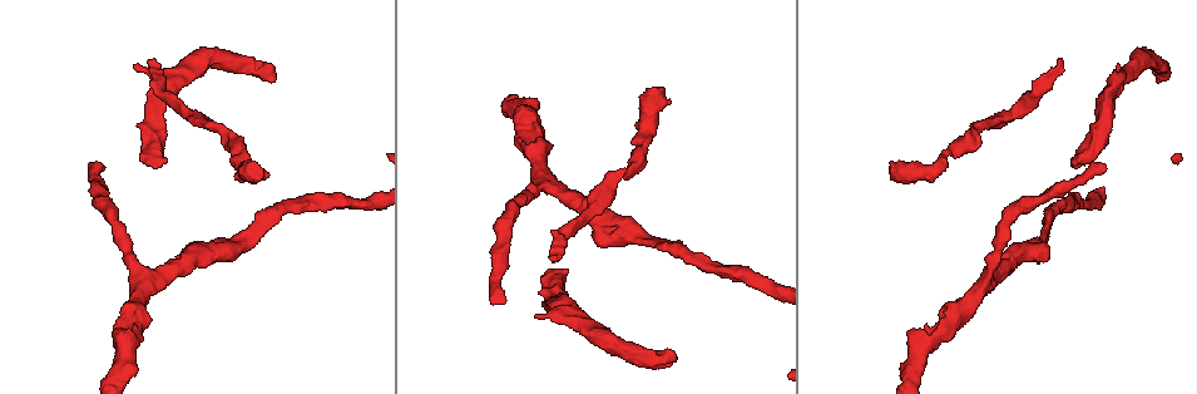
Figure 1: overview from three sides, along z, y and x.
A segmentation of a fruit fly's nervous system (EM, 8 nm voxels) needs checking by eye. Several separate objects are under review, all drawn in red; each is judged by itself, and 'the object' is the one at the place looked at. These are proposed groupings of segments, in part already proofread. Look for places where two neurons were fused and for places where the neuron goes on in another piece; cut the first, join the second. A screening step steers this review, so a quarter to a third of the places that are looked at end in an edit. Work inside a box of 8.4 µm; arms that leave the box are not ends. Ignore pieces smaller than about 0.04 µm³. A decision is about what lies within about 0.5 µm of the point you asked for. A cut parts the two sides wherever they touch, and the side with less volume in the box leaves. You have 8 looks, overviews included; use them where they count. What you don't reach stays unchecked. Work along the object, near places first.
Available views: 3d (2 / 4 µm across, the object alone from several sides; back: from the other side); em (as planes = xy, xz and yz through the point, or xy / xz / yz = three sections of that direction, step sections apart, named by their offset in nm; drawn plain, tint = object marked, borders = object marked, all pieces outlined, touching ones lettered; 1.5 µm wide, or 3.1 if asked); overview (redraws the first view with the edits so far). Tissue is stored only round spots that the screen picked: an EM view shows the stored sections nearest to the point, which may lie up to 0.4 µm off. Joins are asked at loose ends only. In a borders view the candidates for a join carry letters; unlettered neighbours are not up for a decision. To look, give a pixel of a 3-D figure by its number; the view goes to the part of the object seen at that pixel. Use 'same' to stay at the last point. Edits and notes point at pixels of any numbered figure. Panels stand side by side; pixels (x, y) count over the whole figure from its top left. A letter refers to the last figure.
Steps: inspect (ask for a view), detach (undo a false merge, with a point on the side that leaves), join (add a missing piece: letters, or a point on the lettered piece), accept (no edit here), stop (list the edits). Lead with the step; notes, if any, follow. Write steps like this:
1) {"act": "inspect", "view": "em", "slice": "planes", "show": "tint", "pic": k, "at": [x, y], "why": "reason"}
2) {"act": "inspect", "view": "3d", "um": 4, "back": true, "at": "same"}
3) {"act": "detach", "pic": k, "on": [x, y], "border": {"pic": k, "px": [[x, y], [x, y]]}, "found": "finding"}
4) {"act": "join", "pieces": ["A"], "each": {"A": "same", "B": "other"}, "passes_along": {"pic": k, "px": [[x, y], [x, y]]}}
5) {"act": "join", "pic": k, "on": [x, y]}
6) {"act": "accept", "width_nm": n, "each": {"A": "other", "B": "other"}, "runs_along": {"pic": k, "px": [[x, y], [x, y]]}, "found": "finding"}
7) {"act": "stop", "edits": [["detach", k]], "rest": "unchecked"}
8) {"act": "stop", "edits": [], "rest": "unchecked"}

{"act": "inspect", "view": "em", "slice": "xy", "step": 4, "show": "plain", "pic": 1, "at": [490, 300], "why": "free end"}

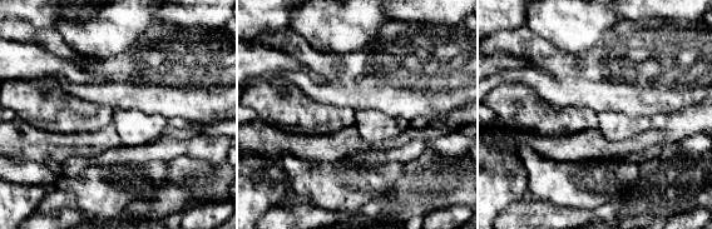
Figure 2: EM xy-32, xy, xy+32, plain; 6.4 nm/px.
{"act": "inspect", "view": "em", "slice": "xy", "step": 4, "show": "borders", "at": "same", "why": "see the neighbours"}

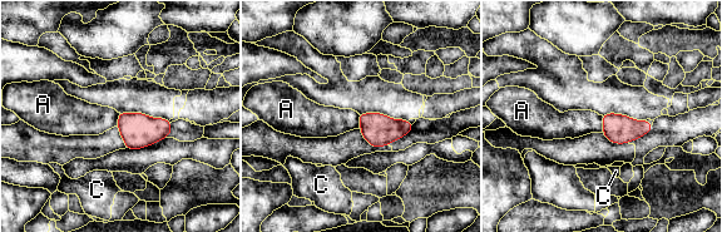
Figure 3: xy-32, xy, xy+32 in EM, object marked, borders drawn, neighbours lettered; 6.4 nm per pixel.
{"act": "accept", "longest_contact_nm": ["A", 110], "each": {"A": "other", "C": "other"}, "border": {"pic": 3, "px": [[601, 116], [602, 132]]}, "found": "no lettered piece goes on from it"}

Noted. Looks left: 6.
{"act": "inspect", "view": "3d", "um": 2, "pic": 1, "at": [1157, 78], "why": "free end"}

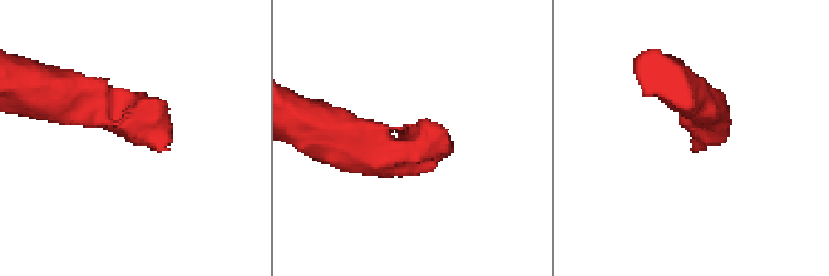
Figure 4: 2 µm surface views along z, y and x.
{"act": "inspect", "view": "em", "slice": "yz", "step": 8, "show": "borders", "pic": 4, "at": [172, 138], "why": "shape alone is not enough"}

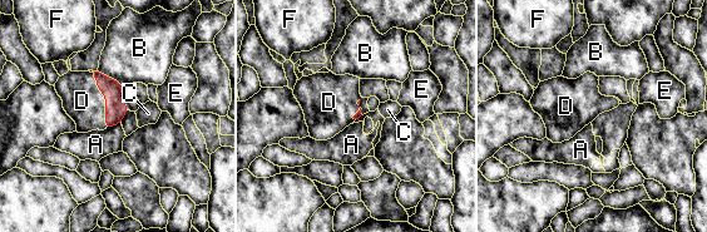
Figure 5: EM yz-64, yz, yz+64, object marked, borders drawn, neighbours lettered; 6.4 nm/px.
{"act": "join", "pieces": ["D"], "each": {"A": "other", "B": "other", "C": "other", "D": "same", "E": "other", "F": "other"}, "passes_along": {"pic": 5, "px": [[115, 104], [104, 100], [82, 100]]}, "found": "it goes on there"}

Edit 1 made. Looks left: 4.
{"act": "inspect", "view": "3d", "um": 4, "pic": 1, "at": [1062, 59]}

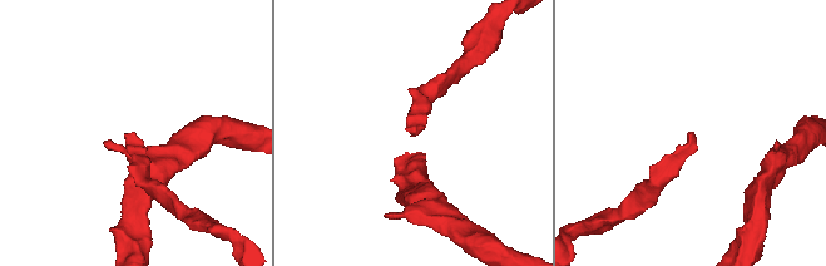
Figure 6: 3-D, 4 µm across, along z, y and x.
{"act": "inspect", "view": "em", "slice": "planes", "show": "borders", "pic": 6, "at": [134, 135]}

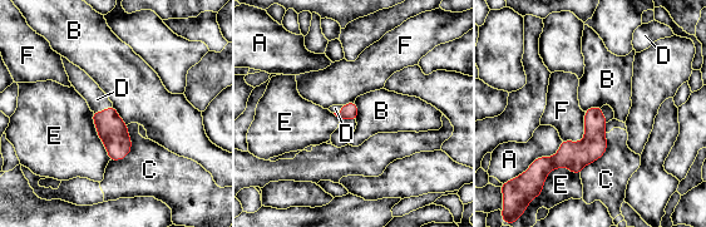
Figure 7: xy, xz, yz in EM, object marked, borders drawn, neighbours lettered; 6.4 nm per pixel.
{"act": "join", "pieces": ["D"], "width_nm": 110, "each": {"A": "other", "B": "other", "C": "other", "D": "same", "E": "other", "F": "other"}, "passes_along": {"pic": 7, "px": [[113, 132], [103, 110], [97, 99]]}, "found": "the neuron continues"}

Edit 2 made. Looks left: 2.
{"act": "stop", "edits": [["join", 5], ["join", 7]], "rest": "unchecked"}

